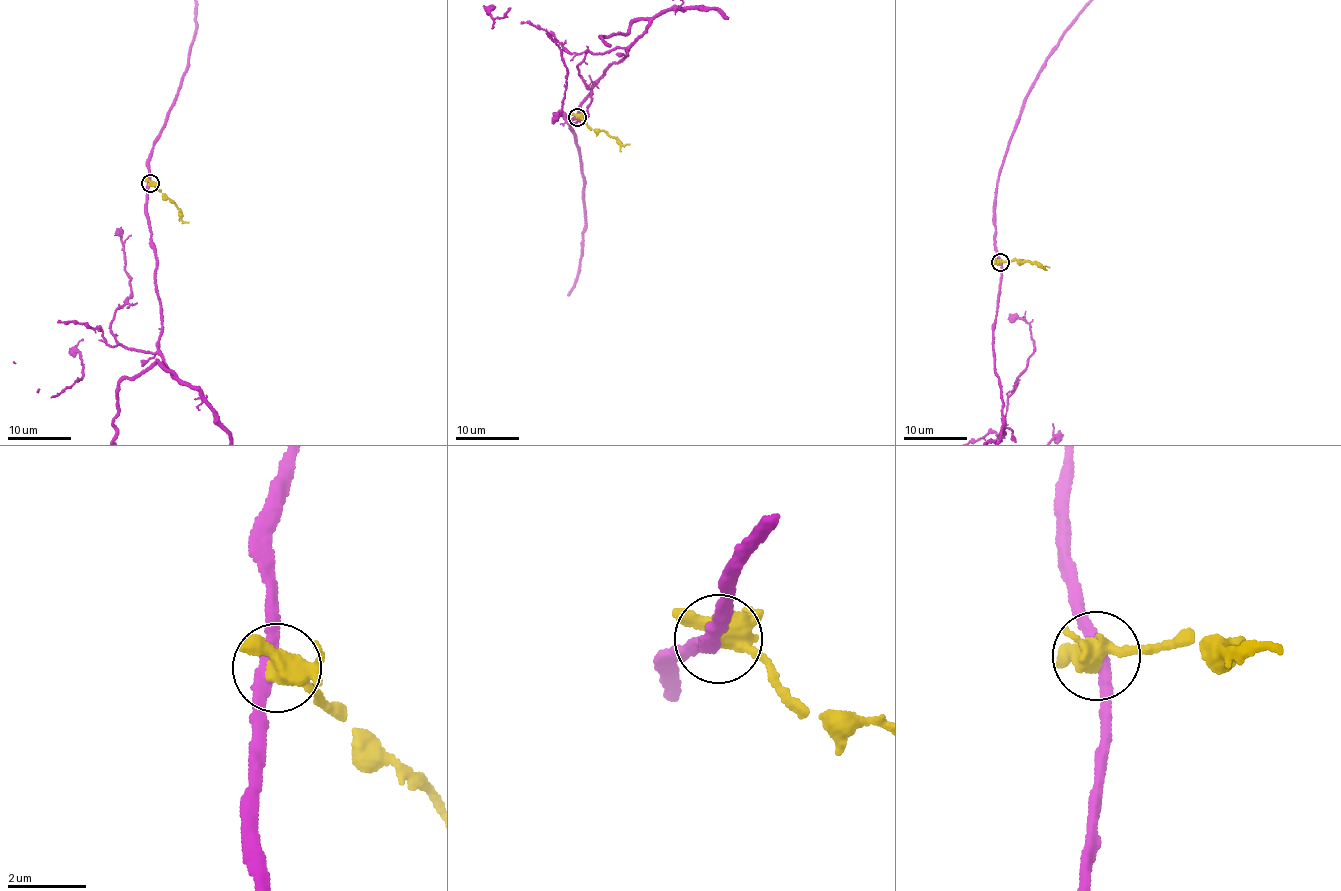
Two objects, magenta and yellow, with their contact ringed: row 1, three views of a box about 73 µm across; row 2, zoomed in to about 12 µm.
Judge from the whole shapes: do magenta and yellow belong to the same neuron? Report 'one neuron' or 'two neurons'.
two neurons

